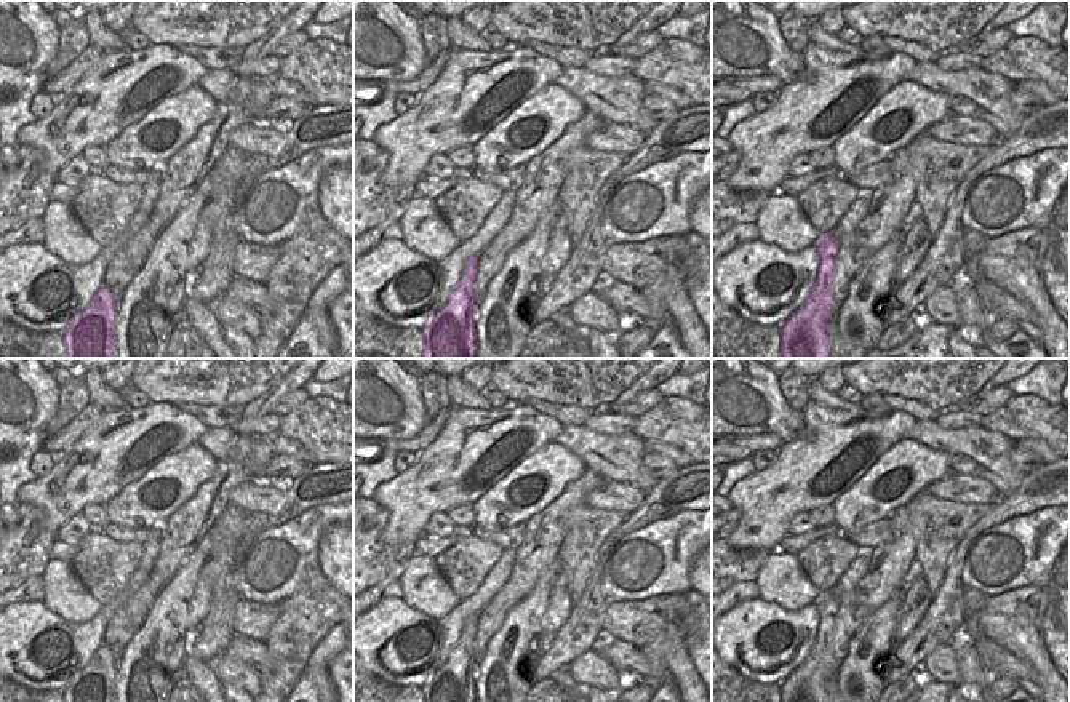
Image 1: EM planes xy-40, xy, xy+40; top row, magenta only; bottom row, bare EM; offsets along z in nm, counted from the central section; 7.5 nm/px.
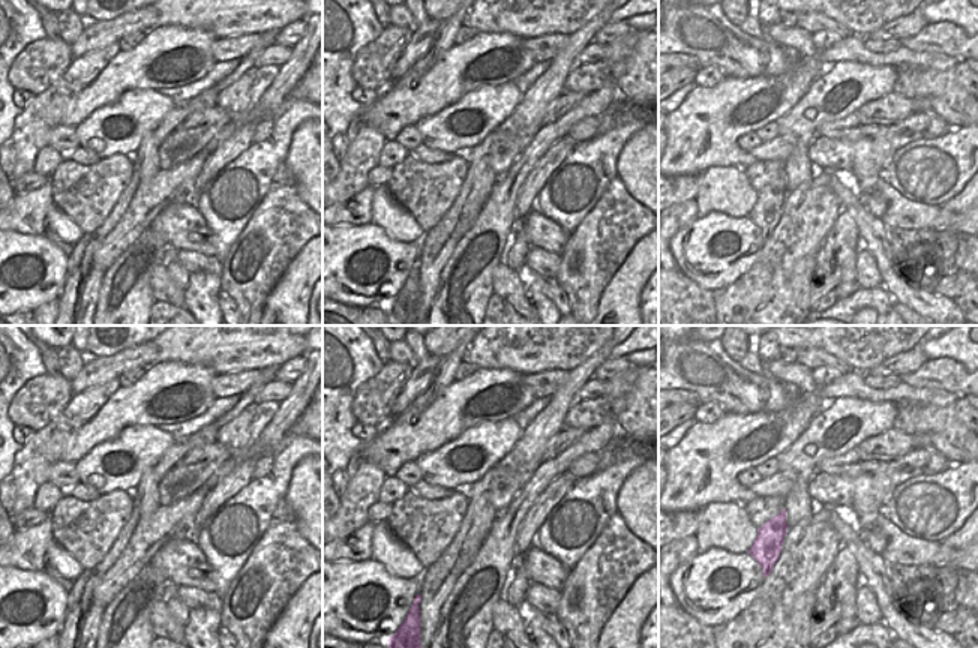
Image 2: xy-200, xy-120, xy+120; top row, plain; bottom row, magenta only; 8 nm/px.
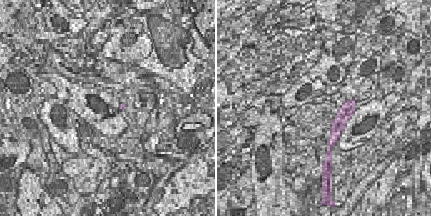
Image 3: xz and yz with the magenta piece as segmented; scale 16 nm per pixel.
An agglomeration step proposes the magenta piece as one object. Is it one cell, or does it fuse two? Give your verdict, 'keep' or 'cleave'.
keep

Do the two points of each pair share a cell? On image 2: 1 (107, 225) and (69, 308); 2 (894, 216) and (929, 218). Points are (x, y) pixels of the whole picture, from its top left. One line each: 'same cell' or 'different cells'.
1: same cell
2: same cell

